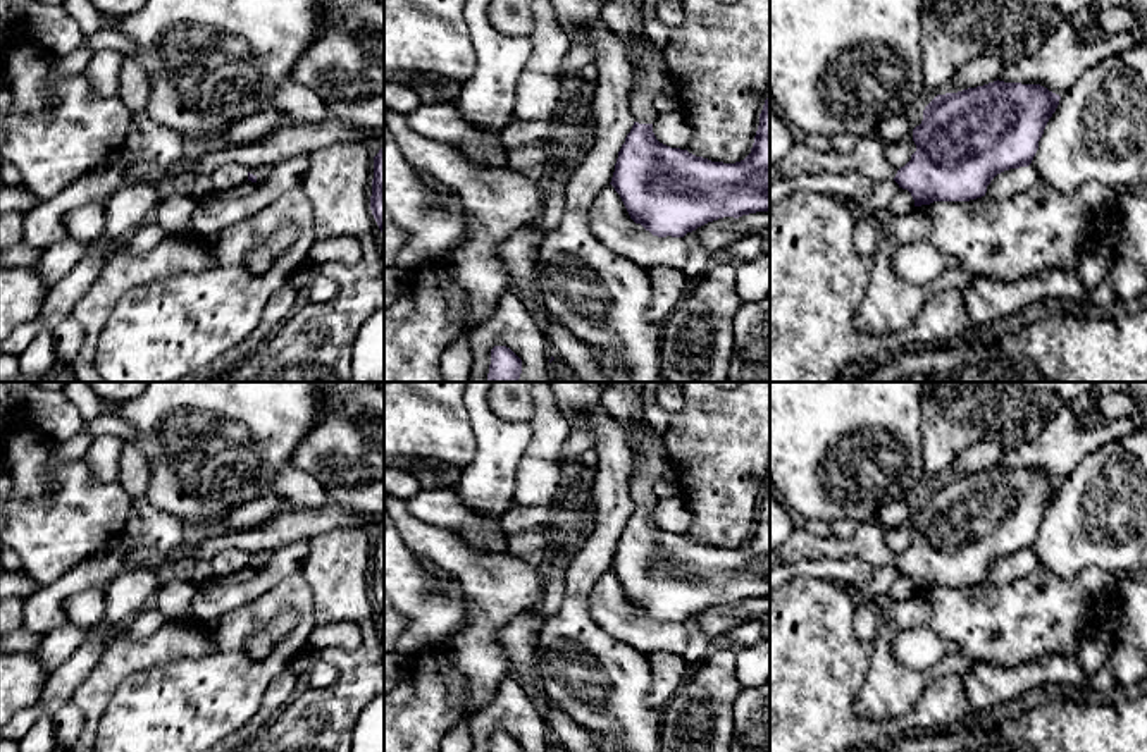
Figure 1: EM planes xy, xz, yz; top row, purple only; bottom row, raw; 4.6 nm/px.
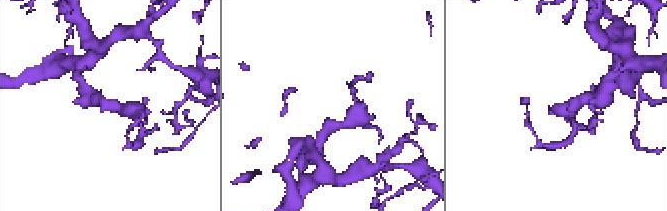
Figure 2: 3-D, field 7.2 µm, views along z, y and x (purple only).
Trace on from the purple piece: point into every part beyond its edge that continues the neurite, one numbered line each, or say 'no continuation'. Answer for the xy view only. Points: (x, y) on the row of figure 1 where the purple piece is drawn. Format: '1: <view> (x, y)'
1: xy (262, 171)

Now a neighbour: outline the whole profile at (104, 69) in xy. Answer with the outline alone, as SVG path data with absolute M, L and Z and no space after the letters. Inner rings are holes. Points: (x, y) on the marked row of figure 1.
M96 50L83 76L102 98L117 96L124 55L115 50Z

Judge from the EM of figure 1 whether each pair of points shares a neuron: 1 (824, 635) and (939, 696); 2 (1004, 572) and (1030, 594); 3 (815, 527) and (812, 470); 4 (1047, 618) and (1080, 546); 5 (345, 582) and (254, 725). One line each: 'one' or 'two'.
1: one
2: two
3: two
4: two
5: one

